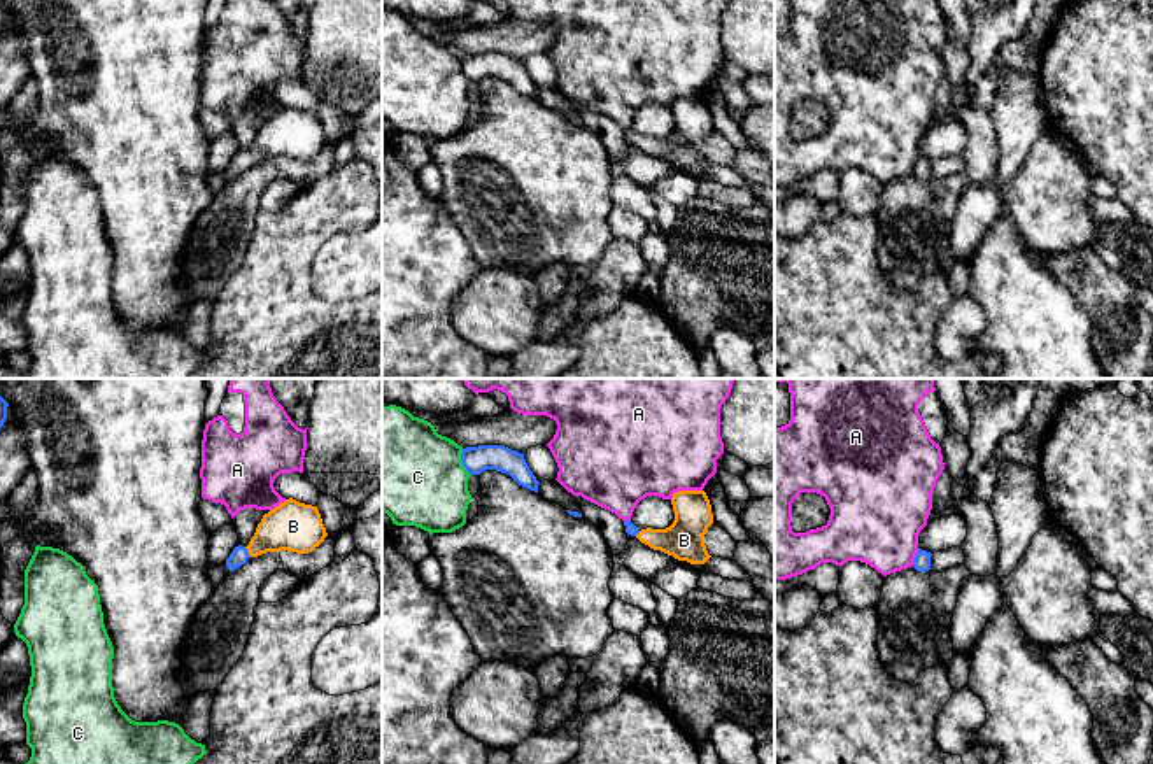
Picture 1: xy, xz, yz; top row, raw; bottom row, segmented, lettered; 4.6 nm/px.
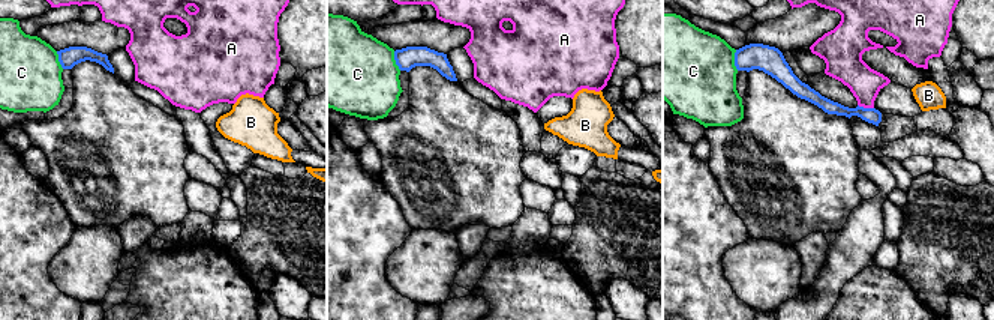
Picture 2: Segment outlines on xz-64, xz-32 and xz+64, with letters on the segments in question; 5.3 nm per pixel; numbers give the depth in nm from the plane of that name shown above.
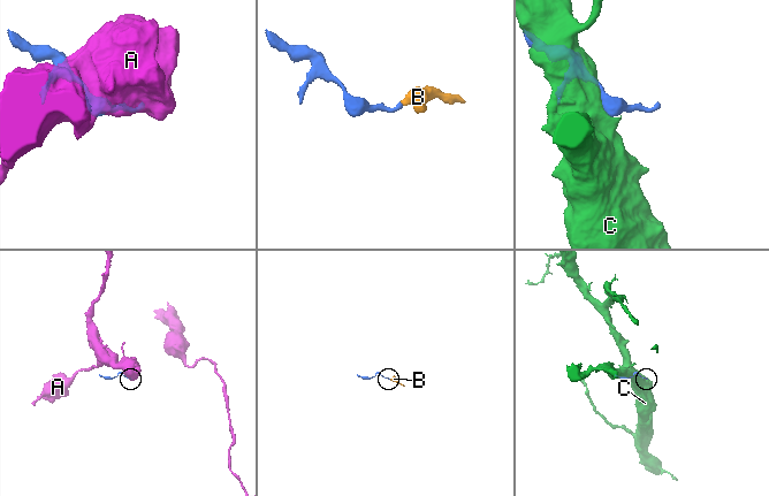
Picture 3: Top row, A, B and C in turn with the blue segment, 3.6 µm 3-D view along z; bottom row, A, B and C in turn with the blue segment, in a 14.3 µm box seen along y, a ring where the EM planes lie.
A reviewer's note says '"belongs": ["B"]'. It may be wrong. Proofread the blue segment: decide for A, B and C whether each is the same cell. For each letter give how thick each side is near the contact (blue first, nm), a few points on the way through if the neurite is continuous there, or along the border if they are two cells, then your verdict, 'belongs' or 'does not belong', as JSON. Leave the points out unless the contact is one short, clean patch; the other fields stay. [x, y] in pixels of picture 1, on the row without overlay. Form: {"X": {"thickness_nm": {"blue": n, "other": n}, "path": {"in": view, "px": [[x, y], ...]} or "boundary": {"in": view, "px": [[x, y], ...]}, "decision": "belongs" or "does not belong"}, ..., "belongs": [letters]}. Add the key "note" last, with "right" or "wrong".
{"A": {"thickness_nm": {"blue": 80, "other": 420}, "boundary": {"in": "yz", "px": [[919, 156], [912, 172]]}, "decision": "does not belong"}, "B": {"thickness_nm": {"blue": 80, "other": 240}, "path": {"in": "xy", "px": [[239, 163], [247, 160], [275, 139], [293, 134]]}, "decision": "belongs"}, "C": {"thickness_nm": {"blue": 120, "other": 440}, "decision": "does not belong"}, "belongs": ["B"], "note": "right"}

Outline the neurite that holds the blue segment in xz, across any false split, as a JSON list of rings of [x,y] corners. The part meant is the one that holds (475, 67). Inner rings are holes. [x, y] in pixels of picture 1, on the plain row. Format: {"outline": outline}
{"outline": [[[505,53],[466,54],[461,60],[463,74],[470,82],[480,82],[485,77],[496,77],[510,82],[519,93],[538,100],[538,88],[529,77],[524,61]]]}

